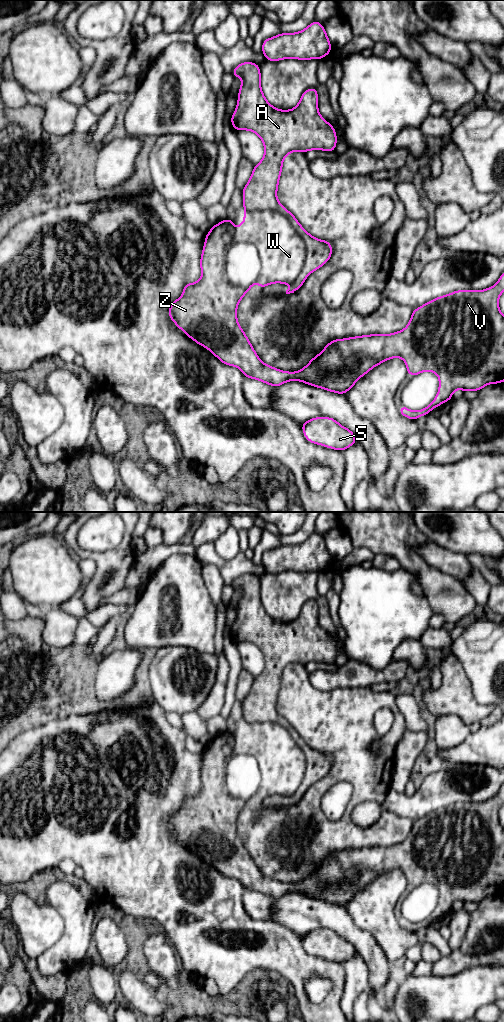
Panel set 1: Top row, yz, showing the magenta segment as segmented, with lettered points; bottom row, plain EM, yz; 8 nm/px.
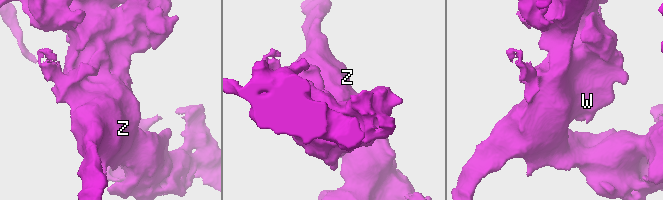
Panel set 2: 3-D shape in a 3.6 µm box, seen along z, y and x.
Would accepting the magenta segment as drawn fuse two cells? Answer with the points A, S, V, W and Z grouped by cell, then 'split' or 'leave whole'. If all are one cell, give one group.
A S V W Z | leave whole

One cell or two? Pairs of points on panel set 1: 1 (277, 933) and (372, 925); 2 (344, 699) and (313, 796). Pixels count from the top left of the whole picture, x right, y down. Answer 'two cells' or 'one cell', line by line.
1: two cells
2: one cell

